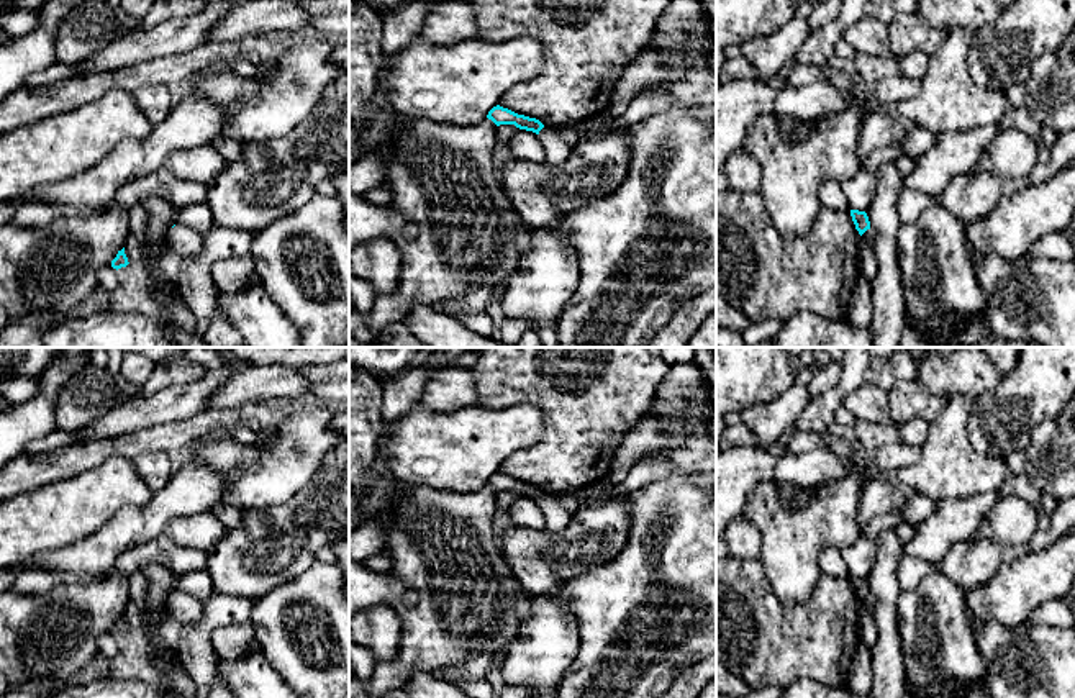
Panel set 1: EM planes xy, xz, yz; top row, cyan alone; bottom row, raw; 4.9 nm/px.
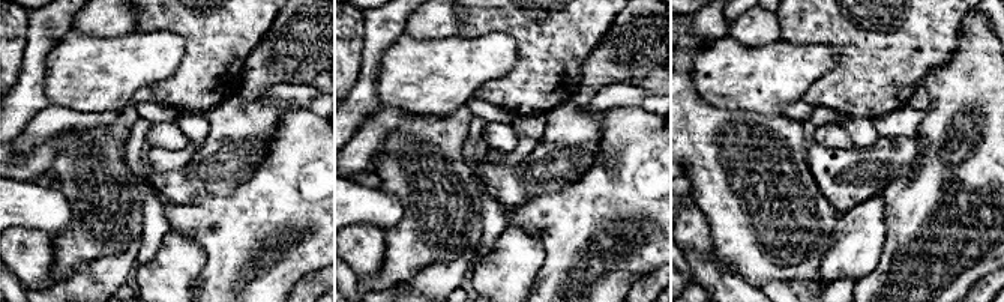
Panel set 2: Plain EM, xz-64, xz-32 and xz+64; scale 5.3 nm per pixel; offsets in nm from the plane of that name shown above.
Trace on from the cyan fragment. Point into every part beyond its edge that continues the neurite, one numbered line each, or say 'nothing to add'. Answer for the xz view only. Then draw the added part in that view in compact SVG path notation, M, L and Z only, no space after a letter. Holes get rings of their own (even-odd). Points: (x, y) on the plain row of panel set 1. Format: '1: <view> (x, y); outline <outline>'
nothing to add

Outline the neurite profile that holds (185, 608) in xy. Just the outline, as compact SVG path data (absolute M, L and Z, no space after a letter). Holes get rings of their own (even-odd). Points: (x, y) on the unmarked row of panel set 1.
M179 590L169 598L167 606L182 624L197 623L203 611L203 603L200 600Z

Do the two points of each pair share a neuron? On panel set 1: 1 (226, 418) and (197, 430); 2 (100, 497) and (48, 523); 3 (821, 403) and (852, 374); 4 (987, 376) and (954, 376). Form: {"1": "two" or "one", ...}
{"1": "one", "2": "one", "3": "one", "4": "one"}

